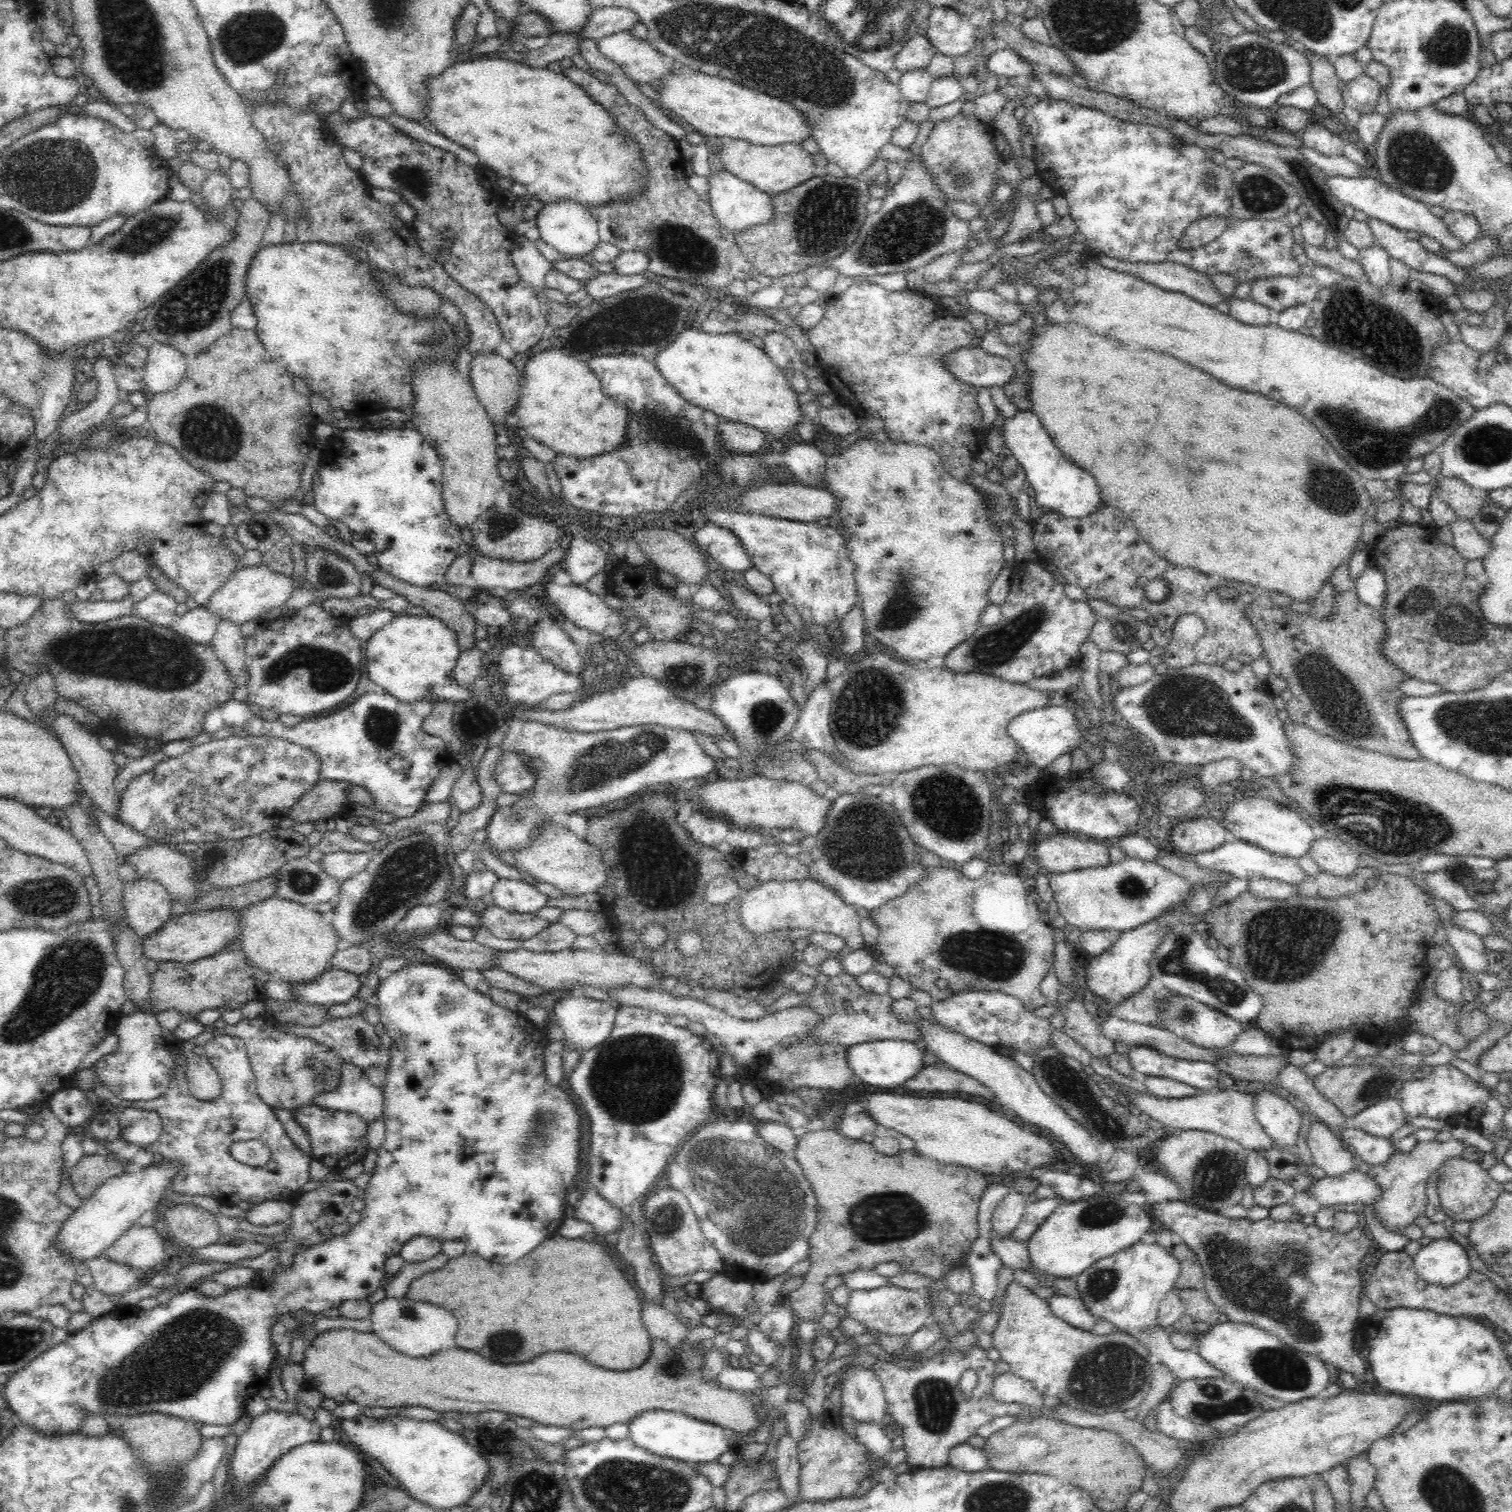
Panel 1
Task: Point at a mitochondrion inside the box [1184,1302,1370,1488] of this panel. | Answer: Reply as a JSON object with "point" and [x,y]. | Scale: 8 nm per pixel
{"point":[1285,1371]}

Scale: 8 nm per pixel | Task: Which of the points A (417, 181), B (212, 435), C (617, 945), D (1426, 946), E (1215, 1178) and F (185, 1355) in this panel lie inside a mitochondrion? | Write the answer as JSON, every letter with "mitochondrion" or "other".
{"A":"mitochondrion","B":"mitochondrion","C":"other","D":"other","E":"mitochondrion","F":"mitochondrion"}

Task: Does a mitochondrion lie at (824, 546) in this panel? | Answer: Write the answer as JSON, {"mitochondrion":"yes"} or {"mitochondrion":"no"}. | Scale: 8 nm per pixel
{"mitochondrion":"no"}

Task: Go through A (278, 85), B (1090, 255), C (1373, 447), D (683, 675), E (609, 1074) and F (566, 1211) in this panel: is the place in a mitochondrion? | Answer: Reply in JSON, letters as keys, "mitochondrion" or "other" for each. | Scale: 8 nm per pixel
{"A":"mitochondrion","B":"other","C":"mitochondrion","D":"mitochondrion","E":"mitochondrion","F":"other"}

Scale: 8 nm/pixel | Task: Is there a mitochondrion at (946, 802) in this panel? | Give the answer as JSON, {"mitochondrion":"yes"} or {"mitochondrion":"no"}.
{"mitochondrion":"yes"}

